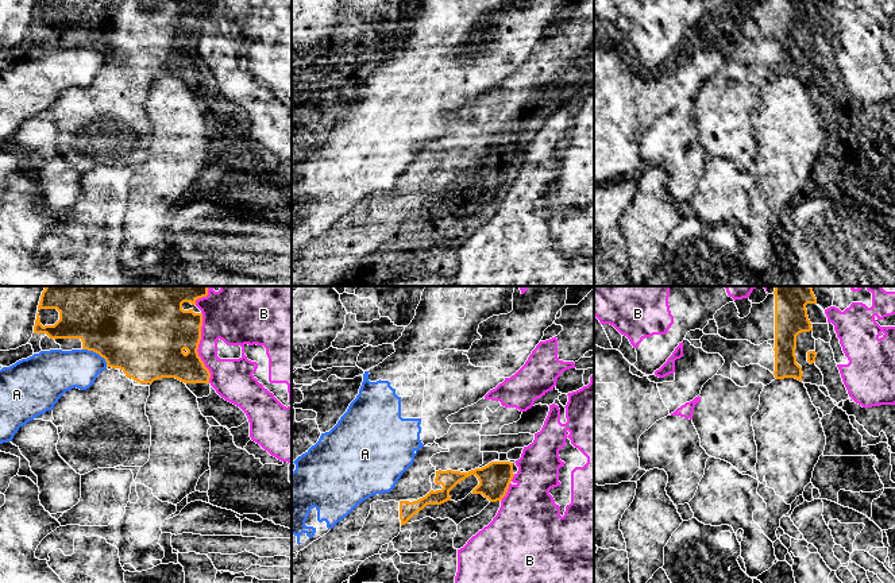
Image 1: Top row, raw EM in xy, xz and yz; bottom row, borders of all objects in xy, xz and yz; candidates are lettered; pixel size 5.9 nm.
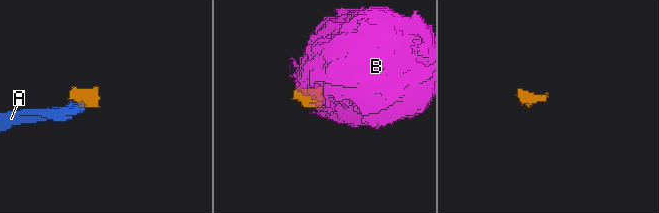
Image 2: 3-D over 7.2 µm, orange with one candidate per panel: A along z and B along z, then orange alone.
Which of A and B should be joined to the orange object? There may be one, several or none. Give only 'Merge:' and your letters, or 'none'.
Merge: none

